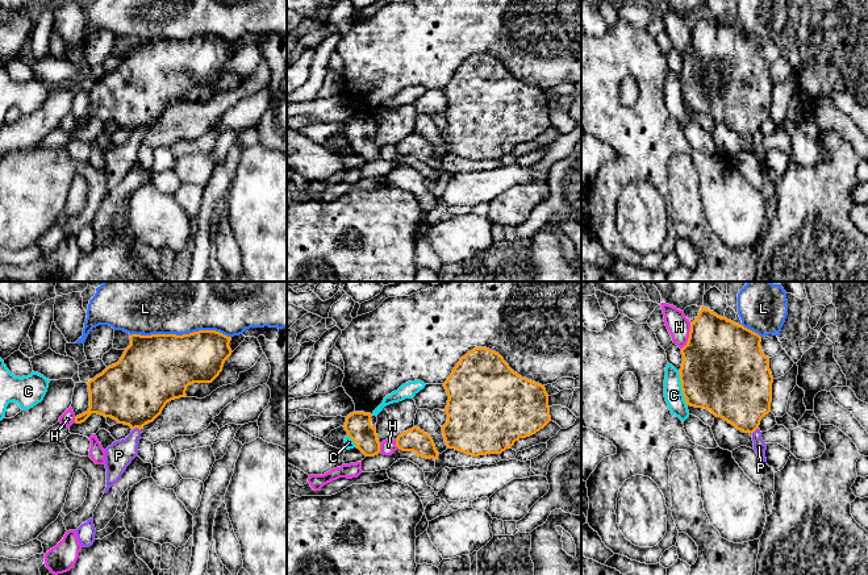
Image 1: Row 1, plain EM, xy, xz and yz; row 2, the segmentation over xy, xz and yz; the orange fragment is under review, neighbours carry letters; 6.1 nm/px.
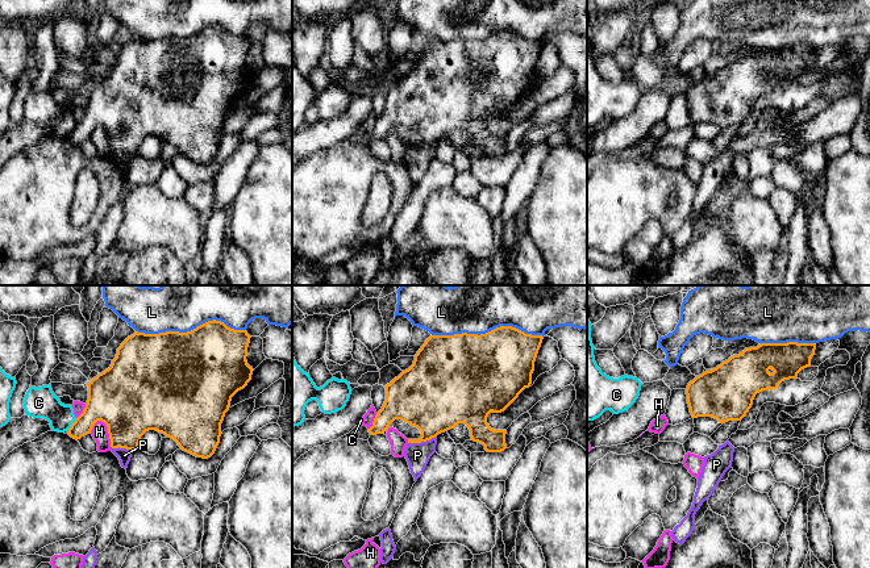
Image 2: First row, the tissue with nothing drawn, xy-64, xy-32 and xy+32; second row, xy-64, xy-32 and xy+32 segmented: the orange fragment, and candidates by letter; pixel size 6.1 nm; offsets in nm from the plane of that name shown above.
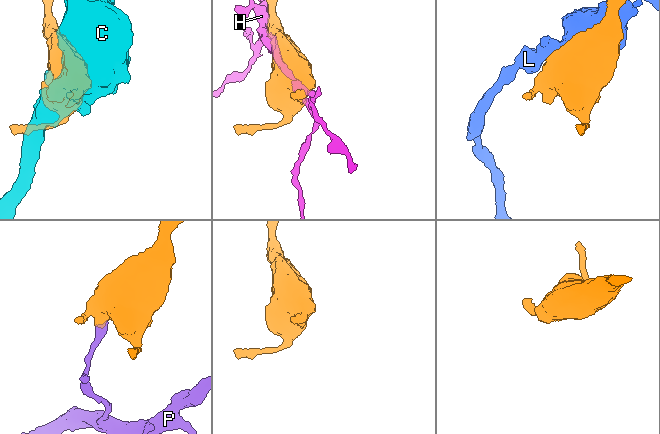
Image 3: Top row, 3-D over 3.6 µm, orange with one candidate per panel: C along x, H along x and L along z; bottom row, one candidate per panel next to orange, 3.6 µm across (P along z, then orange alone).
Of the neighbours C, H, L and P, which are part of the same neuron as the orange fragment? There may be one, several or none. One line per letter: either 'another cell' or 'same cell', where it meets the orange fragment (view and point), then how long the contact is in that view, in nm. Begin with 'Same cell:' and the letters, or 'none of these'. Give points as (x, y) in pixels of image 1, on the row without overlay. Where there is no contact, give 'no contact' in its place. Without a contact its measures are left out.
Same cell: none of these
C: another cell; contact yz (681, 90); length 160 nm
H: another cell; contact yz (689, 41); length 180 nm
L: another cell; contact xy (180, 41); length 600 nm
P: another cell; contact xy (137, 132); length 50 nm

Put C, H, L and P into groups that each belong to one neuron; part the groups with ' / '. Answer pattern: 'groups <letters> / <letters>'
groups C / H / L / P

